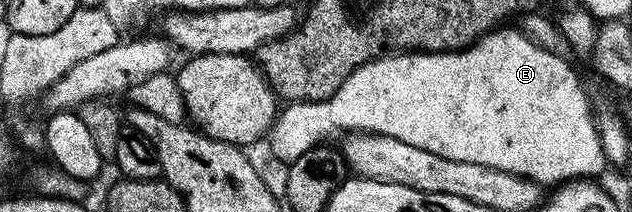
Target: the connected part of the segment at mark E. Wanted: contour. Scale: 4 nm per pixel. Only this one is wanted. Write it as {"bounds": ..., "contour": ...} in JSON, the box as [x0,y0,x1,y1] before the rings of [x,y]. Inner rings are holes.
{"bounds":[269,27,609,187],"contour":[[[501,27],[492,33],[487,33],[486,36],[482,37],[481,40],[475,42],[472,45],[468,45],[466,49],[451,50],[449,52],[443,53],[420,53],[418,51],[404,51],[402,53],[386,54],[382,57],[377,57],[375,58],[375,60],[370,61],[369,63],[365,63],[361,67],[357,67],[357,71],[353,71],[353,75],[349,75],[349,79],[345,79],[345,83],[341,83],[339,90],[336,91],[335,94],[332,95],[329,99],[325,99],[324,101],[301,101],[298,103],[288,104],[286,106],[287,110],[285,110],[284,113],[282,110],[282,112],[280,112],[278,116],[276,116],[274,125],[271,126],[269,142],[271,141],[272,155],[275,156],[277,160],[283,161],[282,163],[290,163],[296,161],[297,159],[301,159],[301,155],[305,155],[305,151],[309,151],[311,149],[311,146],[320,144],[320,142],[322,142],[324,138],[326,138],[323,137],[326,135],[326,133],[331,133],[334,131],[334,129],[351,129],[347,131],[354,131],[359,135],[375,134],[380,137],[392,137],[393,139],[401,139],[402,141],[409,143],[413,147],[421,147],[425,151],[433,151],[433,155],[441,155],[445,159],[457,159],[458,161],[464,161],[465,163],[481,163],[485,167],[493,167],[494,169],[500,169],[501,171],[509,171],[513,175],[521,175],[522,177],[527,177],[529,180],[538,181],[547,187],[555,187],[560,183],[566,183],[576,179],[598,178],[600,176],[598,173],[601,172],[603,168],[608,168],[609,162],[607,156],[605,155],[605,151],[601,147],[601,139],[599,138],[597,127],[595,126],[593,109],[591,113],[587,95],[583,89],[583,85],[576,71],[571,67],[569,63],[570,60],[567,57],[561,57],[551,51],[545,51],[545,49],[541,48],[540,45],[534,44],[531,41],[530,37],[528,37],[526,34],[523,34],[520,30],[516,29],[516,31],[511,31],[507,28],[509,27]]]}

